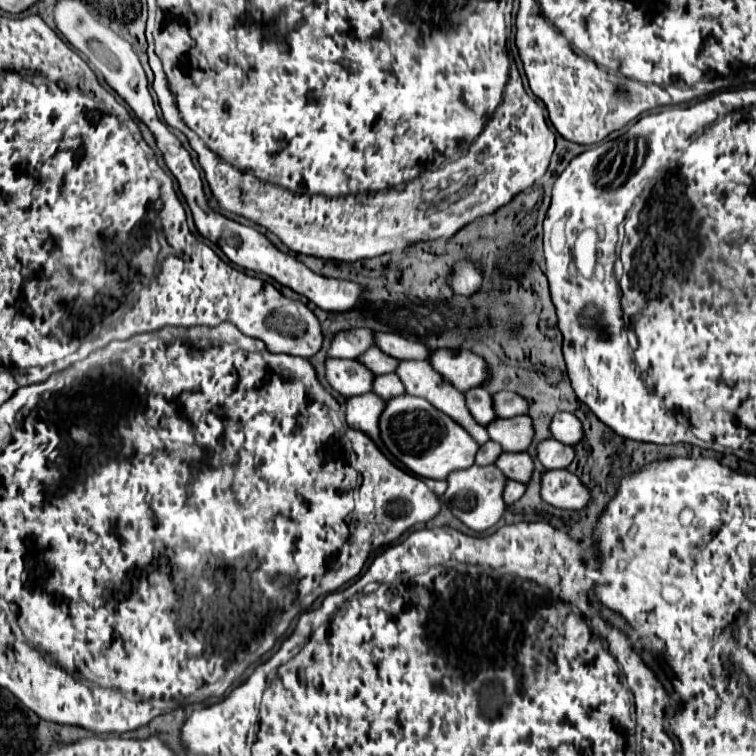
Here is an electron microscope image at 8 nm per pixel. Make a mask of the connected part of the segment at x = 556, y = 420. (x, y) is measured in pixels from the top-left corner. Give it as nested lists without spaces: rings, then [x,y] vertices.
[[[554,413],[548,429],[552,439],[566,445],[574,445],[578,443],[578,439],[582,439],[582,425],[572,413]]]

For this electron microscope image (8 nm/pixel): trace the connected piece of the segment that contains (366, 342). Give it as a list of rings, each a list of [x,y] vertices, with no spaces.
[[[352,329],[352,331],[340,331],[334,335],[328,357],[344,357],[344,359],[356,359],[372,347],[372,331],[362,331],[362,329]]]

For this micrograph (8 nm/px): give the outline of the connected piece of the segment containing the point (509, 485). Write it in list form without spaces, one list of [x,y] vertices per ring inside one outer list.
[[[506,481],[506,485],[504,485],[504,493],[502,493],[502,497],[504,497],[504,503],[506,505],[512,505],[514,501],[518,501],[522,495],[524,495],[524,491],[526,491],[526,485],[522,485],[522,483],[518,483],[518,481]]]

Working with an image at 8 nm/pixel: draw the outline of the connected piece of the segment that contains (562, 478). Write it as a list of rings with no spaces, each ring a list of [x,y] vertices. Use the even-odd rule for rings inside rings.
[[[566,469],[546,471],[540,479],[540,497],[558,509],[576,509],[584,507],[590,499],[586,487],[578,483],[576,475],[570,475]]]

